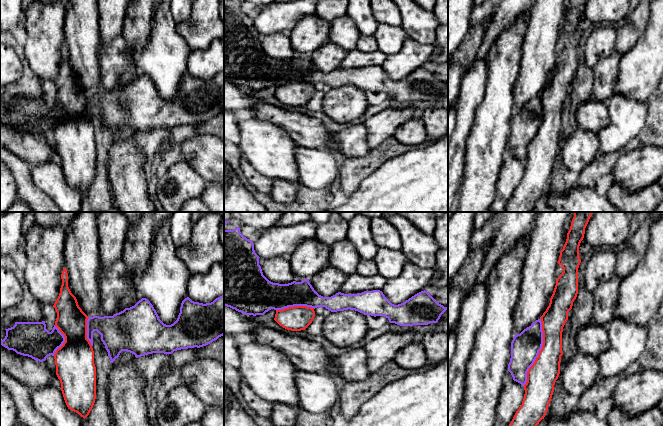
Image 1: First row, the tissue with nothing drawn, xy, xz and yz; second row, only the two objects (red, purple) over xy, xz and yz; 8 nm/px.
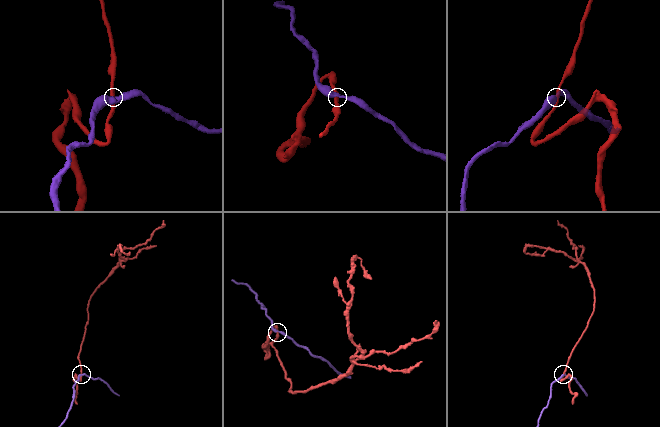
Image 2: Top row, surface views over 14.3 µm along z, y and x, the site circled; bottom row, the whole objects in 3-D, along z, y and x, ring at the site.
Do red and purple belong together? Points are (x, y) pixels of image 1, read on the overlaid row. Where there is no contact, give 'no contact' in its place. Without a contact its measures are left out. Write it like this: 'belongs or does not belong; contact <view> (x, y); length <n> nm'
does not belong; contact yz (539, 352); length 550 nm

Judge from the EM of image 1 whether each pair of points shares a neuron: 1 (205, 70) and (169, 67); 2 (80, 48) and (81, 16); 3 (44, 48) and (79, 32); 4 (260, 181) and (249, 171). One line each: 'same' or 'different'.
1: different
2: same
3: different
4: same

